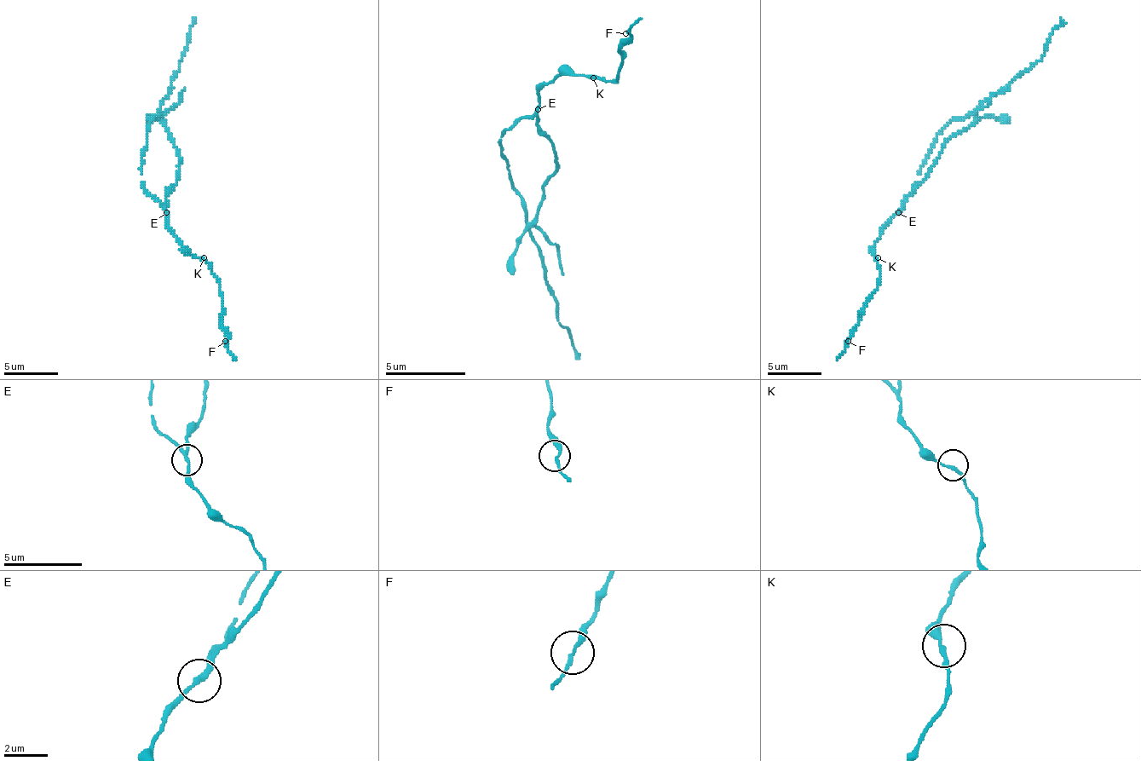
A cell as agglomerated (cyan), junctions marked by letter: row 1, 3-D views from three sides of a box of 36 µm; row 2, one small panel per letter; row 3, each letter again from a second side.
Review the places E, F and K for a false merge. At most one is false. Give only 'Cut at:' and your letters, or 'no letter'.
Cut at: E

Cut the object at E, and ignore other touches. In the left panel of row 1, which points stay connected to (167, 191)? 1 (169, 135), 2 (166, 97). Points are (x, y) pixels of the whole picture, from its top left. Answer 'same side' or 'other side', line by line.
1: same side
2: other side

